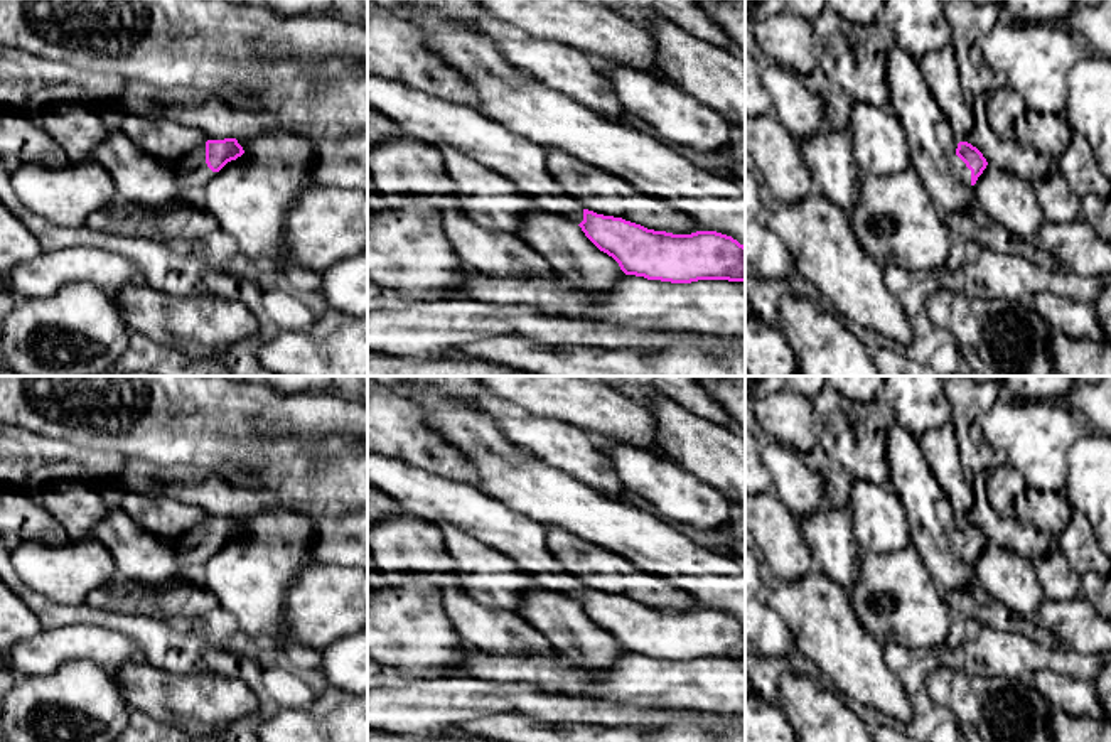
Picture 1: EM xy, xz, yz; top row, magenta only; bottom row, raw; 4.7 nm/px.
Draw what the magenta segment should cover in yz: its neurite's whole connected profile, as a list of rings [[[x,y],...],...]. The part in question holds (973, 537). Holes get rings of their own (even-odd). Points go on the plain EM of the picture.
[[[959,519],[953,535],[954,553],[966,563],[973,565],[986,546],[988,540],[983,531],[968,519]]]

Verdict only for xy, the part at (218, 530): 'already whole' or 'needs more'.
needs more

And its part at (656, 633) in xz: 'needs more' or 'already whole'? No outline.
needs more

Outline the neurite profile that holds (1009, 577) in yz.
[[[988,541],[973,563],[973,587],[983,589],[1017,616],[1033,622],[1045,599],[1033,563]]]

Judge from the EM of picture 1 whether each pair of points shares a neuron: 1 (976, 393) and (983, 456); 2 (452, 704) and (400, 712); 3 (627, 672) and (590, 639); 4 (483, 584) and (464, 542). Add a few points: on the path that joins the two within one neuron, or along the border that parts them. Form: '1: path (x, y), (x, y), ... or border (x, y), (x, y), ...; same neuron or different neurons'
1: path (968, 408), (966, 429), (971, 440); same neuron
2: path (439, 707), (413, 709); same neuron
3: border (626, 653), (604, 668), (579, 666); different neurons
4: path (483, 574), (483, 569), (467, 552); same neuron

